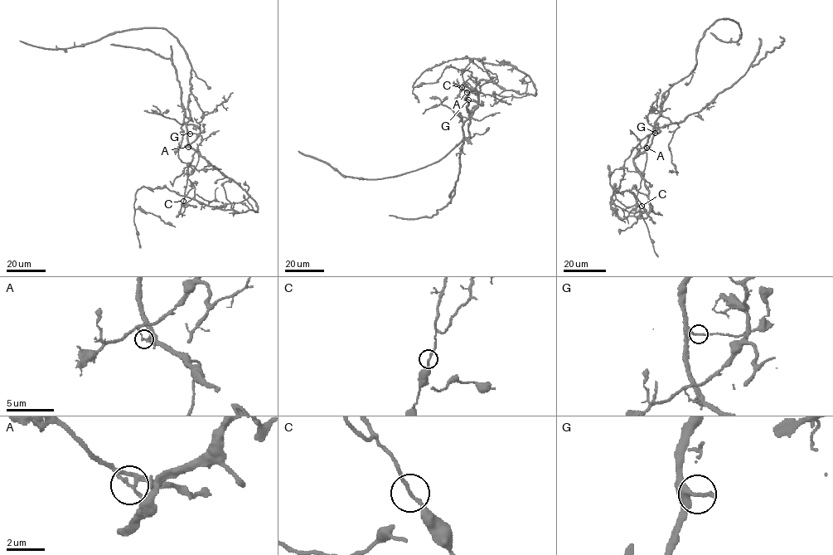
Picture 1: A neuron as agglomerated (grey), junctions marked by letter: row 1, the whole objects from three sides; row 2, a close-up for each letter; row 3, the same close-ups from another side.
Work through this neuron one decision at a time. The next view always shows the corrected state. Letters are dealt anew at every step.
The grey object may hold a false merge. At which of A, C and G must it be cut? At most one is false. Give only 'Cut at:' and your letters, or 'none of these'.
Cut at: A

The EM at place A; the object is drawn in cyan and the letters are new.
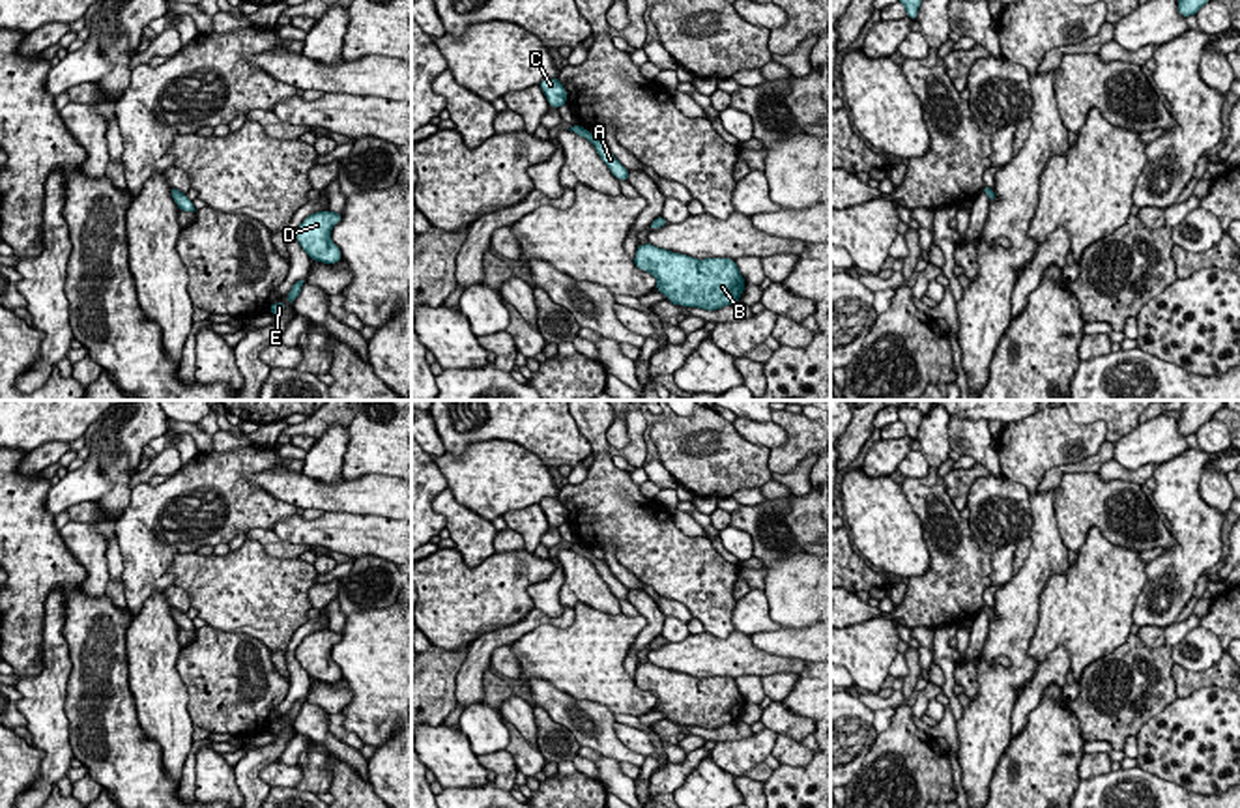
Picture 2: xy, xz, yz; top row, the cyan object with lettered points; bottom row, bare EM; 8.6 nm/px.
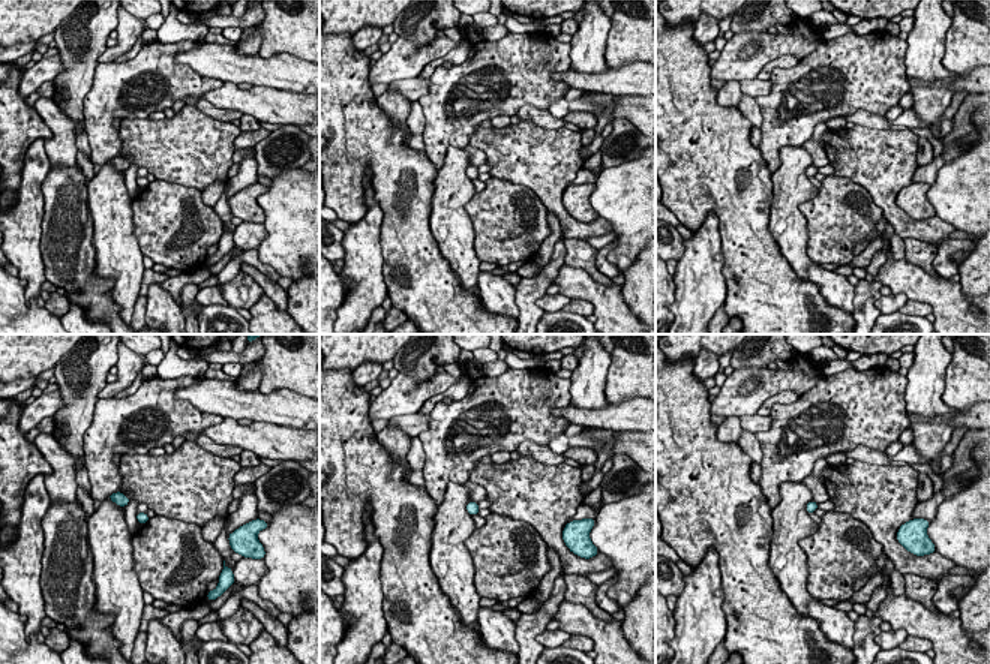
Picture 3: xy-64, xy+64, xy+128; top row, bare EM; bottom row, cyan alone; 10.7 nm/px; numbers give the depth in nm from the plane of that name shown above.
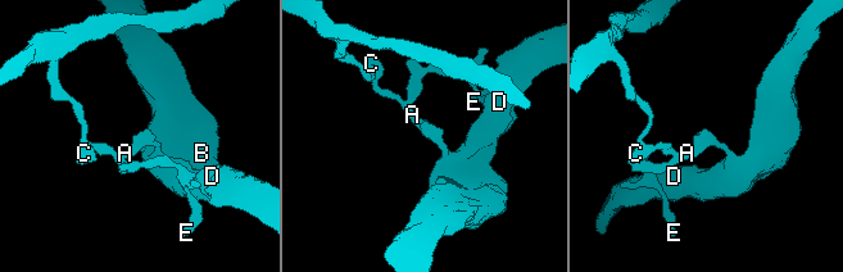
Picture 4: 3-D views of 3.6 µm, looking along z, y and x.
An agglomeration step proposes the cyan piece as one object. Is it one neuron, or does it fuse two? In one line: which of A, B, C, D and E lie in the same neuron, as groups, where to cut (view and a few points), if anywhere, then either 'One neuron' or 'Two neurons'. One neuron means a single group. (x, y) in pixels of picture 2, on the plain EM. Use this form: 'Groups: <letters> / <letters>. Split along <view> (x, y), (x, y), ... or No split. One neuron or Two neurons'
Groups: A B D E / C. Split along xz (595, 558), (591, 562). Two neurons

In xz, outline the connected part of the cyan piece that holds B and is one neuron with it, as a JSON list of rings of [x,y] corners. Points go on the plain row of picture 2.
[[[651,662],[638,664],[634,685],[651,692],[656,698],[658,713],[677,726],[718,729],[735,724],[746,705],[731,677],[698,679]]]

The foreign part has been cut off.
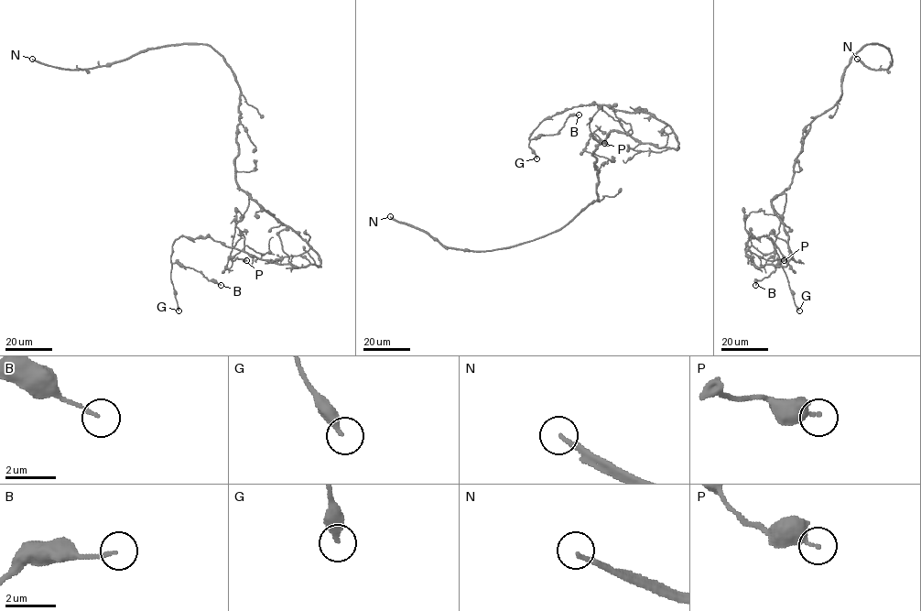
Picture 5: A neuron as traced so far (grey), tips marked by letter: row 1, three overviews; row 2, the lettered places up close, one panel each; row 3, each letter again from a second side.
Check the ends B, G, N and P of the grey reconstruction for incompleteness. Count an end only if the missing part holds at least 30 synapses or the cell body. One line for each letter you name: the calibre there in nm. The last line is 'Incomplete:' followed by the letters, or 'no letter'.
N: Thickness 170 nm
Incomplete: N

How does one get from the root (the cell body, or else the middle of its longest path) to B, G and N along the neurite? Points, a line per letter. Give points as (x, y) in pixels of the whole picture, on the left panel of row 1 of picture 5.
B: (244, 190), (291, 227), (318, 255), (320, 267), (271, 263), (210, 237), (177, 238), (170, 261), (221, 285)
G: (244, 190), (291, 227), (318, 255), (320, 267), (271, 263), (210, 237), (179, 236), (170, 256), (178, 310)
N: (244, 190), (234, 173), (240, 87), (209, 45), (168, 45), (85, 69), (32, 59)

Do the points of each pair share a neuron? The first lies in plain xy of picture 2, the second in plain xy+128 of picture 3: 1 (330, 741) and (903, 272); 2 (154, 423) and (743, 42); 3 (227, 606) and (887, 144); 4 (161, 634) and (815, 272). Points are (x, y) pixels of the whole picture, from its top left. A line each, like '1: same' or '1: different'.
1: different
2: different
3: same
4: different

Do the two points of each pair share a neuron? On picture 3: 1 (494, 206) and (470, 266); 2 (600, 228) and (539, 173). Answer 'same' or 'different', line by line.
1: different
2: same

